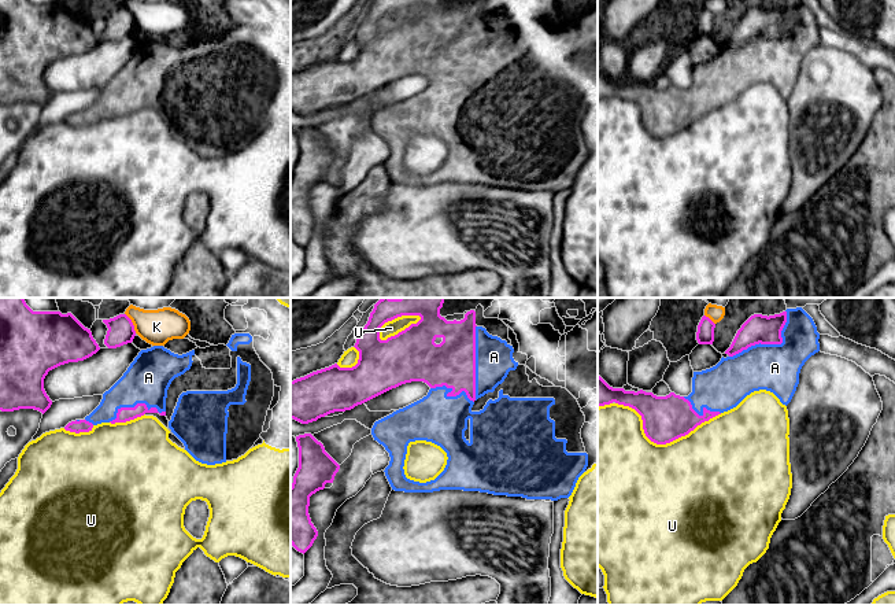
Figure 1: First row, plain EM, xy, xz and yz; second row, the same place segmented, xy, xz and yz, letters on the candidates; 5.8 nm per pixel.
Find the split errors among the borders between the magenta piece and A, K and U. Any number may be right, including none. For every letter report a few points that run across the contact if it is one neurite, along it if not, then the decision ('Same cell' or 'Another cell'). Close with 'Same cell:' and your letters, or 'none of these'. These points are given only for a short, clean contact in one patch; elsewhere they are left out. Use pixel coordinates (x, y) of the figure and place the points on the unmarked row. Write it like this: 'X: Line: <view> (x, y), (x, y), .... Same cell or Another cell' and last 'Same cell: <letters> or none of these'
A: Same cell
K: Line: xy (125, 6), (136, 25). Another cell
U: Another cell
Same cell: A

